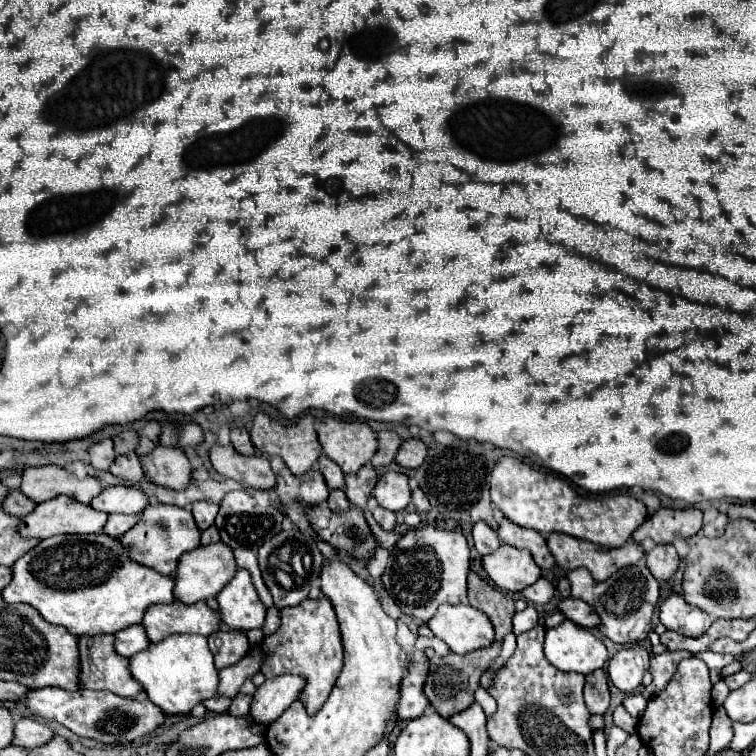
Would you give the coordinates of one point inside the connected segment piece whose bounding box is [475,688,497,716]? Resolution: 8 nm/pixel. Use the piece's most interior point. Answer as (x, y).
(489, 705)

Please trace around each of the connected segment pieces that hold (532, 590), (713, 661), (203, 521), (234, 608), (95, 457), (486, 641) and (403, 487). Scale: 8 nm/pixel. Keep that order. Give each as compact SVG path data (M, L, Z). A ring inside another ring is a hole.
M539 578L535 584L521 590L521 594L531 604L545 604L545 602L549 602L553 598L553 586L551 586L549 580Z
M703 652L703 654L695 656L695 658L701 658L709 668L723 668L723 666L727 666L731 660L737 660L735 656L715 652Z
M205 500L195 502L193 504L193 516L195 516L197 528L199 530L207 530L209 526L213 526L213 520L217 516L217 510L219 510L217 504L211 504L211 502L205 502Z
M239 570L233 580L217 594L219 616L229 628L251 630L261 628L265 606L261 604L247 570Z
M111 438L95 444L95 446L89 450L91 466L97 468L97 470L103 470L103 472L109 470L111 462L115 460L115 456L117 456L117 454L115 454L115 450L113 450L113 440L111 440Z
M441 604L437 608L437 614L427 622L427 626L435 634L435 638L443 640L449 646L449 650L453 654L467 654L471 650L485 648L485 646L489 646L493 642L493 636L495 636L491 620L481 610L477 610L473 606L465 606L465 604L457 604L457 606Z
M387 472L377 482L373 496L379 502L379 506L383 506L391 512L401 512L403 508L407 508L407 504L411 500L411 490L409 490L407 476L397 474L397 472Z

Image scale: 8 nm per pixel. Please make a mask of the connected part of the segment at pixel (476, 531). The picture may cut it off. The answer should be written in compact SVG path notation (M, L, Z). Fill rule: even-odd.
M477 522L473 526L473 542L475 542L475 548L479 554L491 554L501 546L497 532L493 528L489 528L485 522Z

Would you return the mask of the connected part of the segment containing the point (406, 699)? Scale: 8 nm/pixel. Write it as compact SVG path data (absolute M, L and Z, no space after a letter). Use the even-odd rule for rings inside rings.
M423 662L409 666L409 676L403 680L403 692L401 692L401 700L399 700L399 706L397 706L399 718L403 718L403 720L417 718L429 706L429 700L423 694L427 668L429 666L423 664Z

